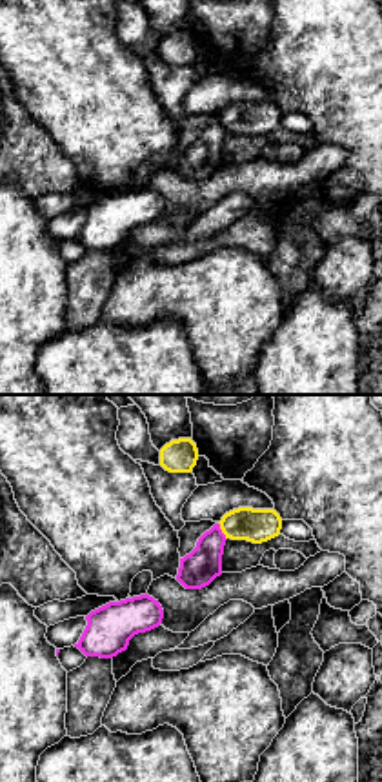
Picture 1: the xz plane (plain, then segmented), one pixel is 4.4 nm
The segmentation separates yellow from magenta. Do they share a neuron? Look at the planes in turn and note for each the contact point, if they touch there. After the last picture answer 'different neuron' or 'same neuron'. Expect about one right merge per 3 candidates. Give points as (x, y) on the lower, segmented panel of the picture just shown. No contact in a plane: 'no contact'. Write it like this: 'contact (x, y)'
contact (222, 531)

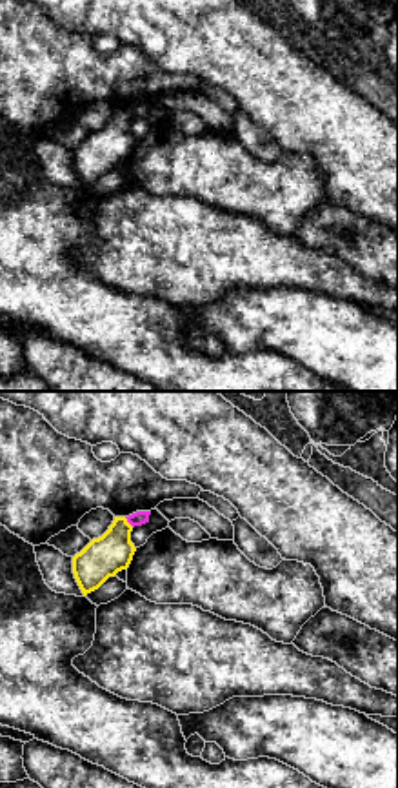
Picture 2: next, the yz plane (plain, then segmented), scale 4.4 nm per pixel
contact (128, 523)

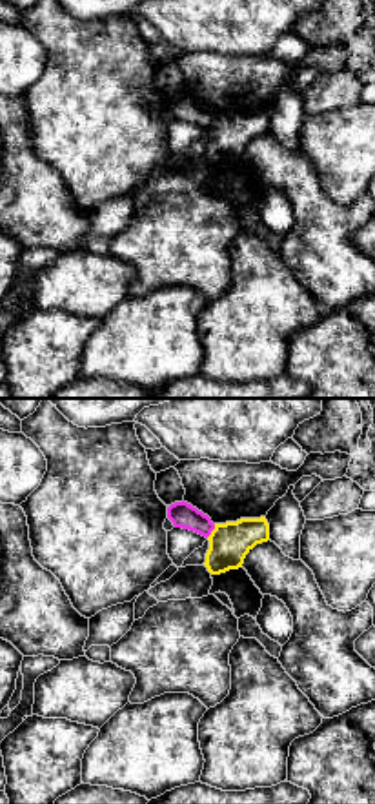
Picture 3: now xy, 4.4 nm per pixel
contact (212, 532)

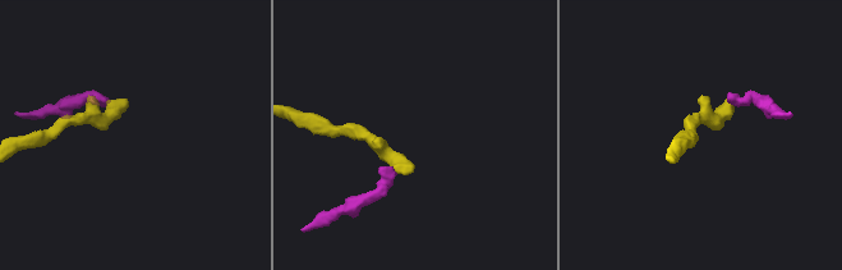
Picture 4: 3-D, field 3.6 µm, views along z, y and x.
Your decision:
different neuron

